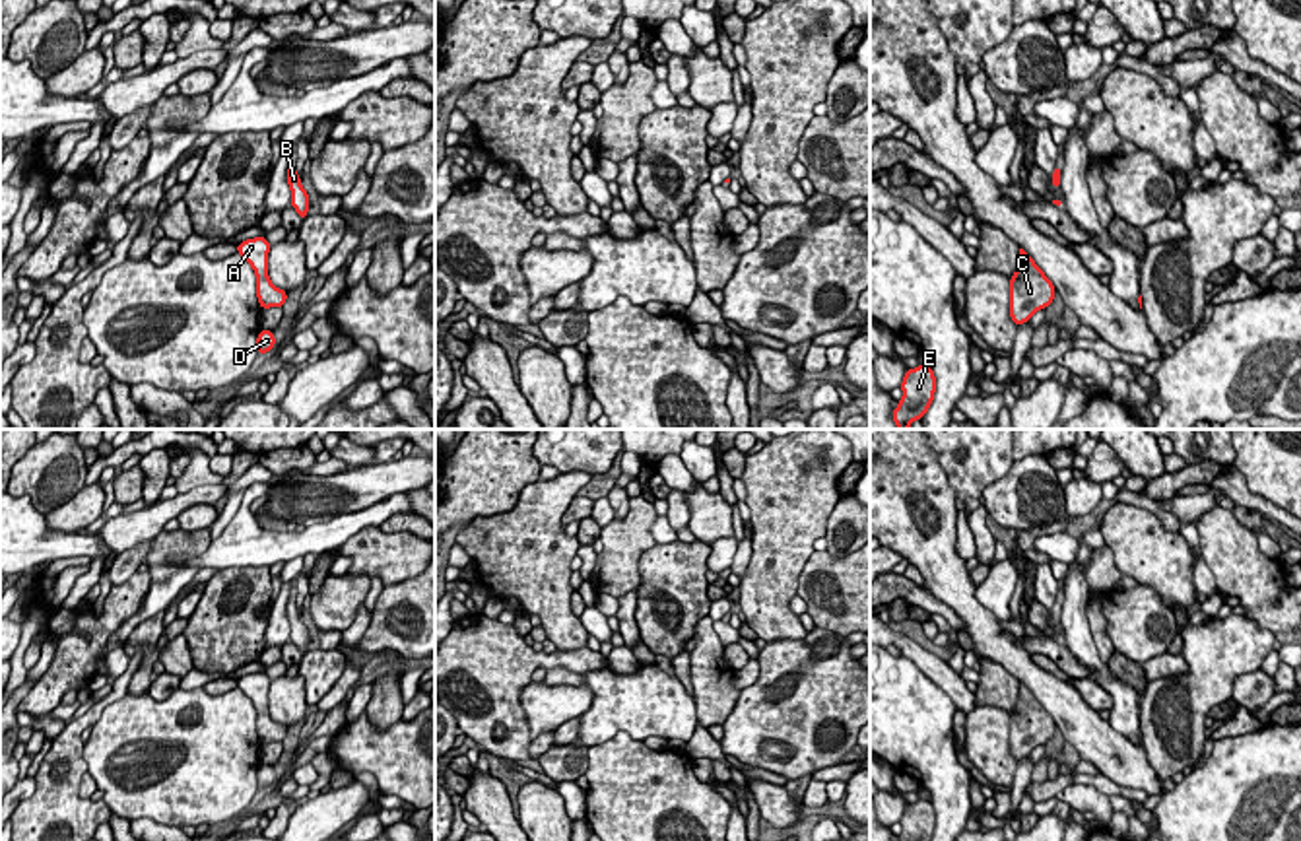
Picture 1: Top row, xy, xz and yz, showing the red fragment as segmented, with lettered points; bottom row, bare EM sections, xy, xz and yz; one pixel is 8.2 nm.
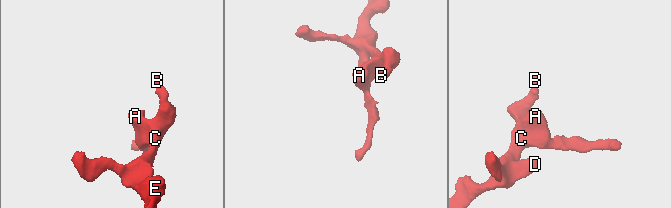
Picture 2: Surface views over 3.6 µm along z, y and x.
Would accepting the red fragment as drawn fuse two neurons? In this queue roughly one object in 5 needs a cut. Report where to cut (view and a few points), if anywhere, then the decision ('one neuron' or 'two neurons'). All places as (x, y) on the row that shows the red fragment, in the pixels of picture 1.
cut none; one neuron

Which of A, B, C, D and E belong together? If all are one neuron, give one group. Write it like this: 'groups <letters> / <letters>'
groups A B C D E

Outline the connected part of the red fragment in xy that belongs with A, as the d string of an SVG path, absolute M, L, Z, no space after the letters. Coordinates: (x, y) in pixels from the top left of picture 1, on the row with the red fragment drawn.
M266 237L247 239L237 245L237 252L252 266L256 274L256 297L260 309L284 307L287 291L276 287L268 276L270 243Z

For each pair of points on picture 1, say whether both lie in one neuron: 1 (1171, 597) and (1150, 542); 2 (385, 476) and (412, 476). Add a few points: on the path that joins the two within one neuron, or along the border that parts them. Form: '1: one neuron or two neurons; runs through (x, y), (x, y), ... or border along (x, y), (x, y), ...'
1: one neuron; runs through (1171, 583), (1167, 568), (1156, 556)
2: one neuron; runs through (391, 476), (406, 476)

